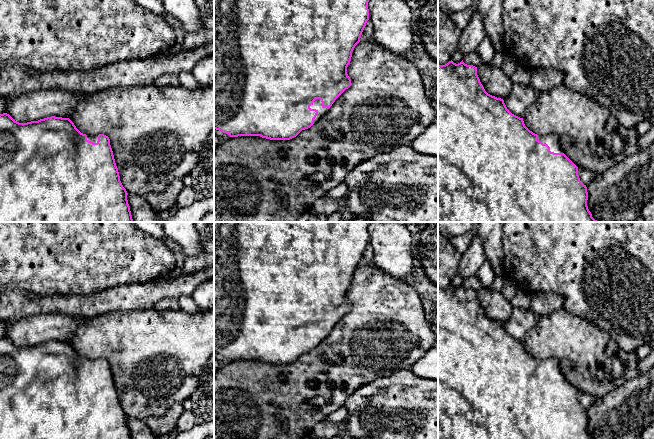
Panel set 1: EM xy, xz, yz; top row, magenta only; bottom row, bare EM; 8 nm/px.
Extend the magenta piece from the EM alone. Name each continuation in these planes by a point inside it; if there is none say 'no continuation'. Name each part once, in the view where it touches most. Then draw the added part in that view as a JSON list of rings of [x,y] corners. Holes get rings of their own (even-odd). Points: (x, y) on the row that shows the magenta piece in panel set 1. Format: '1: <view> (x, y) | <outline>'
1: xz (317, 104) | [[[316,99],[313,104],[310,106],[311,109],[316,109],[318,111],[318,114],[316,118],[314,119],[314,123],[316,123],[322,116],[329,110],[326,107],[322,107],[322,102],[320,99]]]

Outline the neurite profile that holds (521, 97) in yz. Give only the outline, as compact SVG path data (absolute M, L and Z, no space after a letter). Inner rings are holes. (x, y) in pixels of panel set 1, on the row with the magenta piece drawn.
M513 84L510 94L503 100L512 114L523 118L527 109L535 102L538 94L531 85Z

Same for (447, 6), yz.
M438 0L438 7L448 16L452 13L473 9L477 0Z

